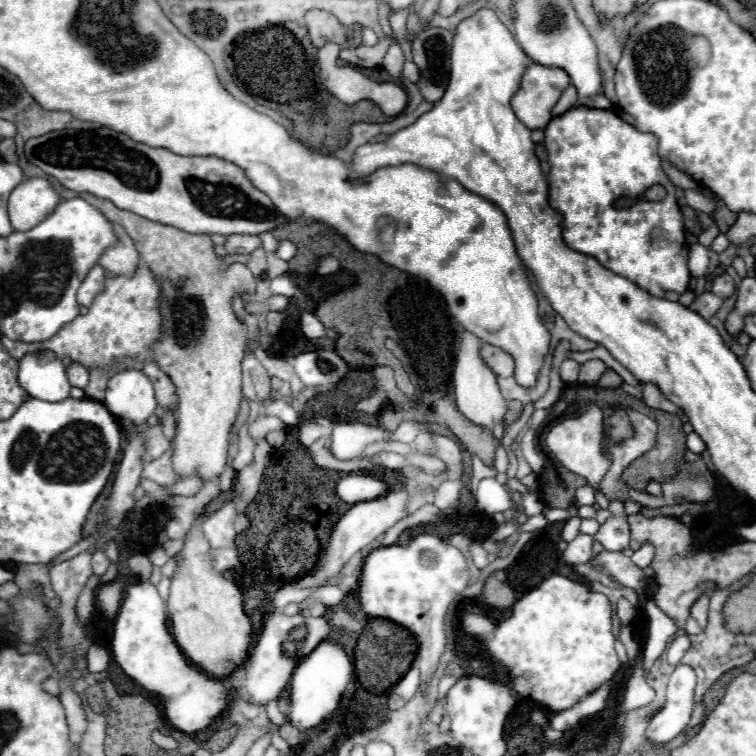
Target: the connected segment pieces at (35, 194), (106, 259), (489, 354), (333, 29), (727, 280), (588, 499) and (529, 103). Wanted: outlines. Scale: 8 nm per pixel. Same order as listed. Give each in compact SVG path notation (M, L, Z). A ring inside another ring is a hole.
M28 178L10 194L8 214L14 230L30 230L60 204L60 194L46 178Z
M116 226L116 236L118 244L112 246L112 250L106 250L98 264L114 276L132 276L140 264L140 254L132 238L128 238L128 234L124 234L120 226Z
M484 344L482 358L488 362L488 366L492 366L492 370L496 370L498 376L512 376L514 374L514 358L508 352L500 350L498 346Z
M310 10L304 16L304 24L306 24L306 28L310 32L310 40L316 48L322 48L326 42L336 42L342 48L348 46L344 26L330 12Z
M728 274L718 276L718 278L714 280L714 284L712 284L712 292L714 292L716 296L720 296L722 300L724 300L724 298L730 298L730 296L734 294L734 280L732 280Z
M588 486L578 488L574 494L574 506L582 506L582 504L594 504L594 490Z
M532 64L526 68L520 88L512 98L512 110L530 130L544 128L552 118L552 106L558 102L566 86L568 74L562 68Z

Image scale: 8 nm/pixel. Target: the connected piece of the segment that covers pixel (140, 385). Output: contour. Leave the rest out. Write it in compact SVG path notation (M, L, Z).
M130 368L116 372L108 378L104 404L114 416L142 424L156 410L154 386L142 370Z

